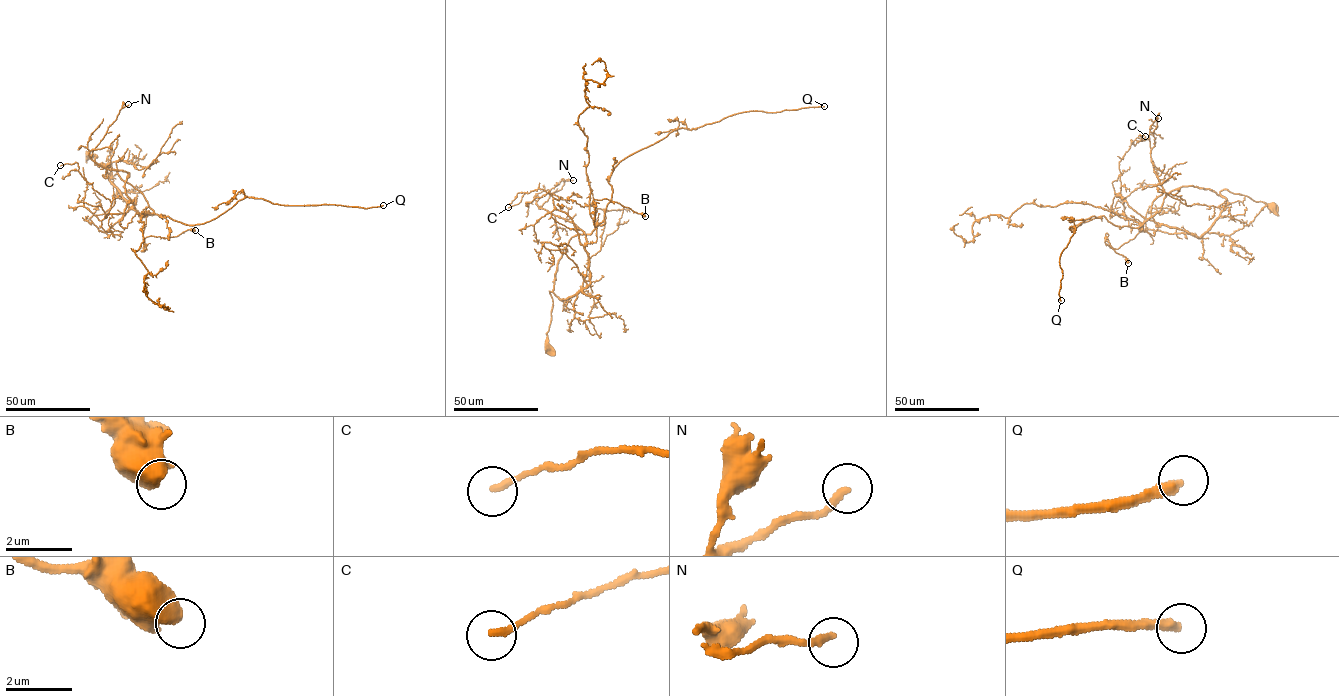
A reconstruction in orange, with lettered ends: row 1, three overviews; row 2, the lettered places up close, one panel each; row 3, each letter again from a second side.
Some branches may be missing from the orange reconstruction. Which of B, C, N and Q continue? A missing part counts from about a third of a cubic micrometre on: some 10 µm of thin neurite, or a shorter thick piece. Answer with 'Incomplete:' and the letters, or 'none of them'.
Incomplete: Q

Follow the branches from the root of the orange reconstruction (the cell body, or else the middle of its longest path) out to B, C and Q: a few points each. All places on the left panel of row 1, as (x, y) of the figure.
B: (89, 156), (138, 190), (154, 211), (146, 218), (144, 251), (147, 236), (195, 230)
C: (89, 156), (135, 199), (125, 213), (105, 217), (110, 200), (77, 162), (60, 165)
Q: (89, 156), (138, 190), (154, 214), (191, 225), (247, 197), (283, 205), (383, 205)

